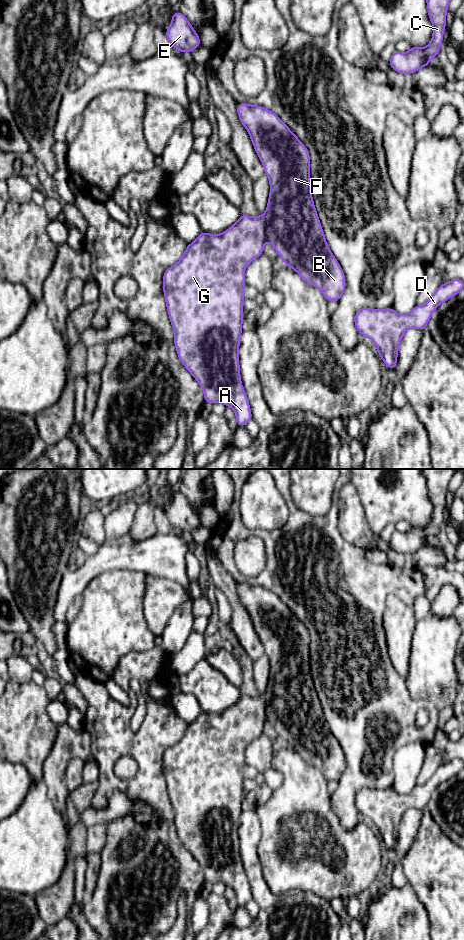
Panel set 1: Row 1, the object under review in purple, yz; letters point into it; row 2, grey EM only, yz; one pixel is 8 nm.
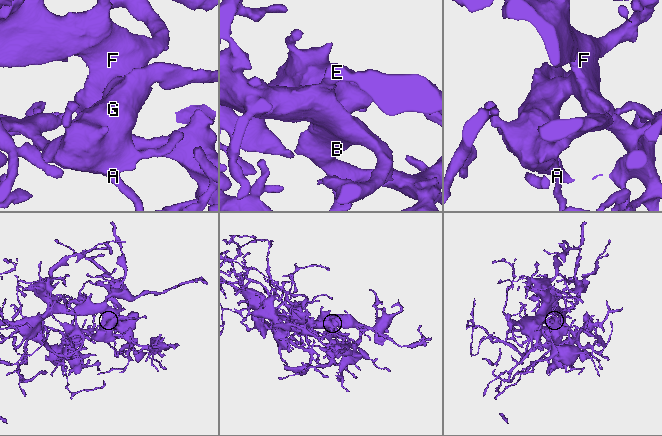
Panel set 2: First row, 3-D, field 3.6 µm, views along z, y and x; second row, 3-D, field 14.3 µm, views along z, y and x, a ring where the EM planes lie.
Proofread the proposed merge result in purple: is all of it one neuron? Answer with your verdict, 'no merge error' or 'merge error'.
no merge error

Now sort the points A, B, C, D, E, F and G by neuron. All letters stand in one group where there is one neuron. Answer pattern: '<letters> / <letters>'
A B C D E F G

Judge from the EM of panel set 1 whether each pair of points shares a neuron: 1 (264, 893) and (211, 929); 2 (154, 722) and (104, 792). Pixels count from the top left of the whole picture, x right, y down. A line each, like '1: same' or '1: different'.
1: different
2: same

